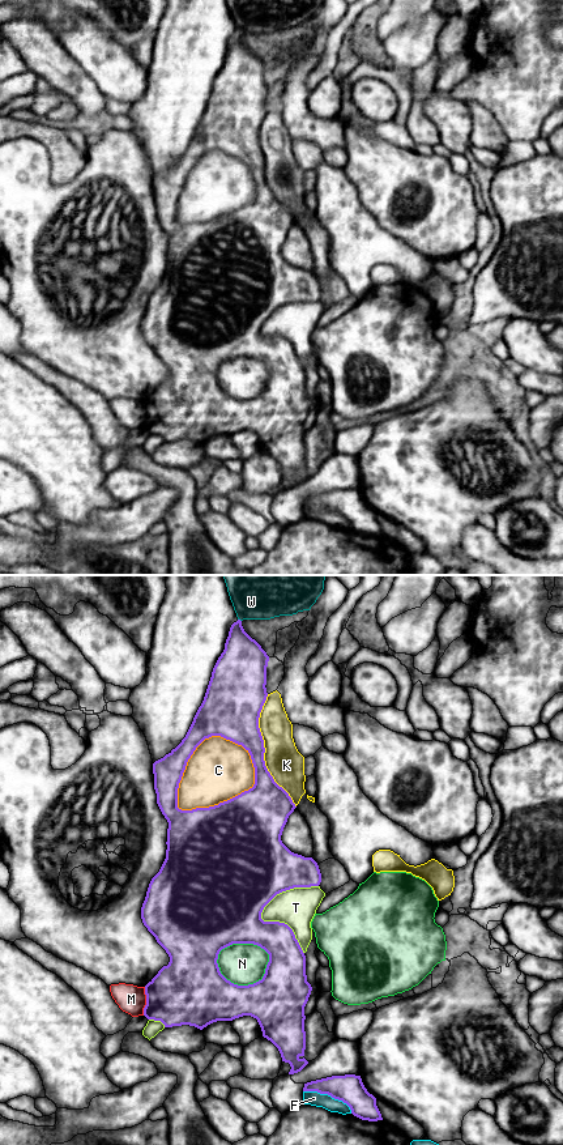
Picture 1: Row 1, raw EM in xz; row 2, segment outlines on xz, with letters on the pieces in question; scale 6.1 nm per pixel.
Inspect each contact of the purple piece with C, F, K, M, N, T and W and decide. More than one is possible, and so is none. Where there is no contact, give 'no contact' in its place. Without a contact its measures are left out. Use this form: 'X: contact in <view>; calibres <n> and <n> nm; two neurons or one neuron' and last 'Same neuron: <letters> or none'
C: contact in xz; calibres 480 and 380 nm; two neurons
F: contact in xz; calibres 170 and 90 nm; two neurons
K: contact in xz; calibres 260 and 220 nm; two neurons
M: contact in xz; calibres 400 and 180 nm; two neurons
N: contact in xz; calibres 480 and 260 nm; two neurons
T: contact in xz; calibres 500 and 240 nm; two neurons
W: contact in xz; calibres 280 and 200 nm; two neurons
Same neuron: none

